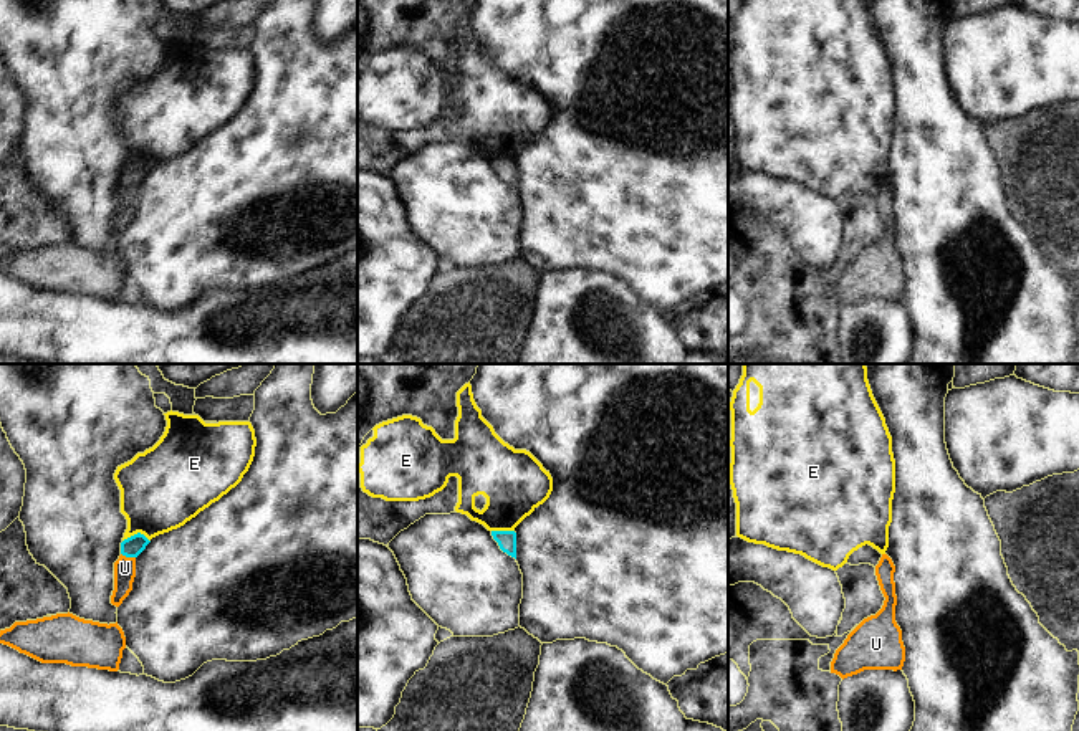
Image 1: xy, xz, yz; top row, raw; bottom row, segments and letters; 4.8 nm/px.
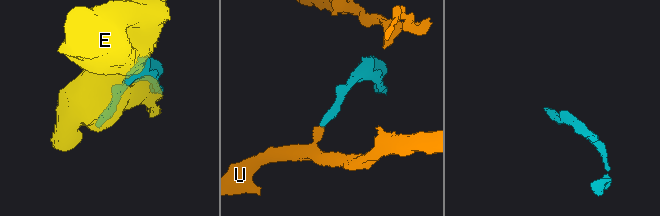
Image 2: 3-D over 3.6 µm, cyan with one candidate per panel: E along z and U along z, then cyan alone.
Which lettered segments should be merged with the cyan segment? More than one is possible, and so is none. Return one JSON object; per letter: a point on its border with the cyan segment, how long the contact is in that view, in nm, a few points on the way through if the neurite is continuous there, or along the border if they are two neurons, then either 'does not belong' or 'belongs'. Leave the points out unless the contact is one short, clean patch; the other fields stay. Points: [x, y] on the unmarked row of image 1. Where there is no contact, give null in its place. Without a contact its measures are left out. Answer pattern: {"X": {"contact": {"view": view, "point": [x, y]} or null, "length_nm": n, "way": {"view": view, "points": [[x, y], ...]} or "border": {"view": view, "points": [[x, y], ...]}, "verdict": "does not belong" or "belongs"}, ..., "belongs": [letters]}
{"E": {"contact": {"view": "xy", "point": [138, 162]}, "length_nm": 140, "verdict": "does not belong"}, "U": {"contact": {"view": "xy", "point": [128, 186]}, "length_nm": 80, "border": {"view": "xy", "points": [[121, 182], [134, 187]]}, "verdict": "does not belong"}, "belongs": []}

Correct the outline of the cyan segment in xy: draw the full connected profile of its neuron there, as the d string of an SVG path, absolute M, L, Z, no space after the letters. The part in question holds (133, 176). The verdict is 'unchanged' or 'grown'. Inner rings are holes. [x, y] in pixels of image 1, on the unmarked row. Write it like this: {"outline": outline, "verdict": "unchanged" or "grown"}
{"outline": "M137 162L121 172L121 184L126 187L137 187L151 170Z", "verdict": "unchanged"}

